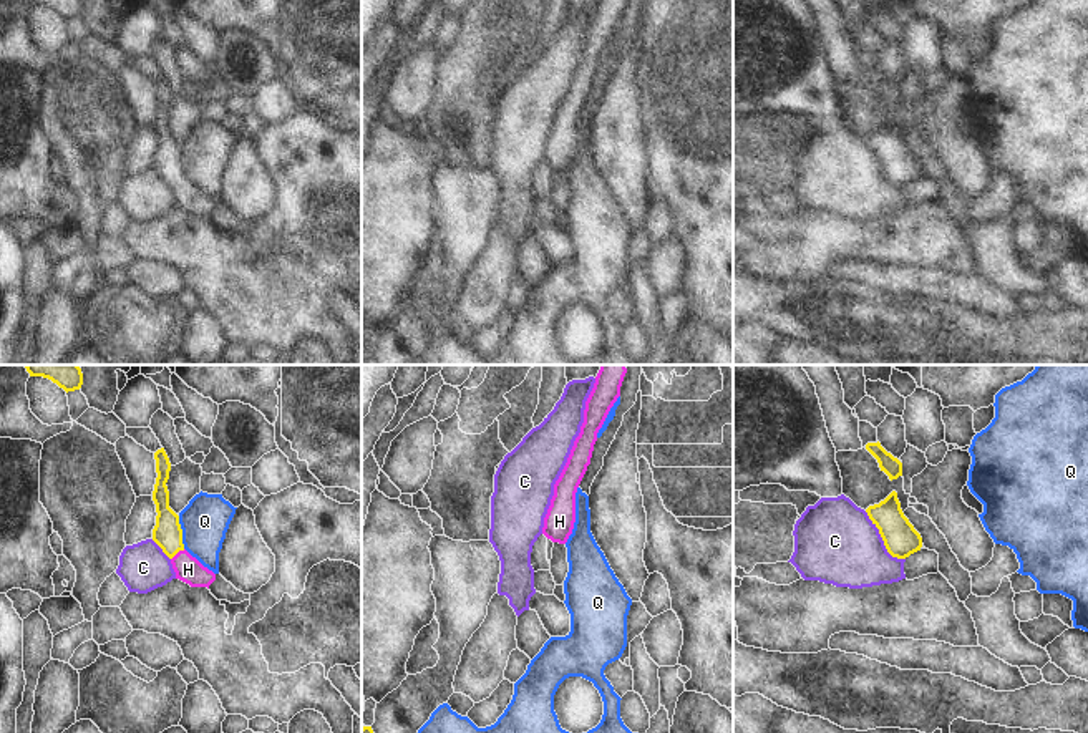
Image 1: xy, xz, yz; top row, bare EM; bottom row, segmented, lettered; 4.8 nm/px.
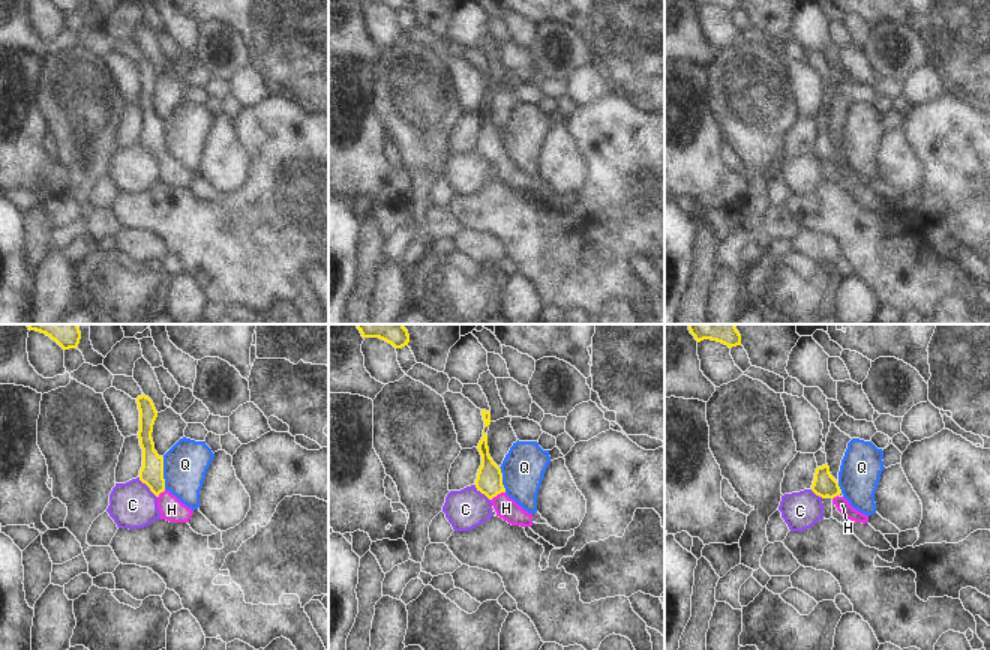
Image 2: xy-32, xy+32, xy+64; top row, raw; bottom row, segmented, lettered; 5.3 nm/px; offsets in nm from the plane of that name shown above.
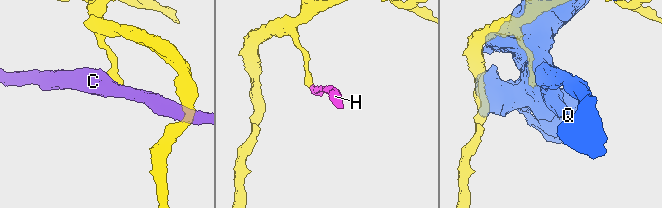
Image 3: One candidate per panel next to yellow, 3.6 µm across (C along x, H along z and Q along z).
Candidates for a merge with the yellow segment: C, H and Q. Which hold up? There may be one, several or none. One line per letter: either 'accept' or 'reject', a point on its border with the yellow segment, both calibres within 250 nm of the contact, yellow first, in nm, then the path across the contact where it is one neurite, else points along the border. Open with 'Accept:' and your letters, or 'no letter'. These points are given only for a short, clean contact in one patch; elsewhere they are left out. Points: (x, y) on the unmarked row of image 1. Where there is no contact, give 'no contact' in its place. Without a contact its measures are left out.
Accept: H
C: reject; meets yellow in yz at (883, 168); 170 nm thick on the yellow side, 400 nm on the other; border along yz (864, 140), (878, 158), (884, 176), (893, 184), (904, 188)
H: accept; meets yellow in xy at (178, 179); 140 nm thick on the yellow side, 130 nm on the other; runs through xy (168, 163), (178, 179), (188, 198)
Q: reject; meets yellow in xy at (181, 161); 140 nm thick on the yellow side, 240 nm on the other

